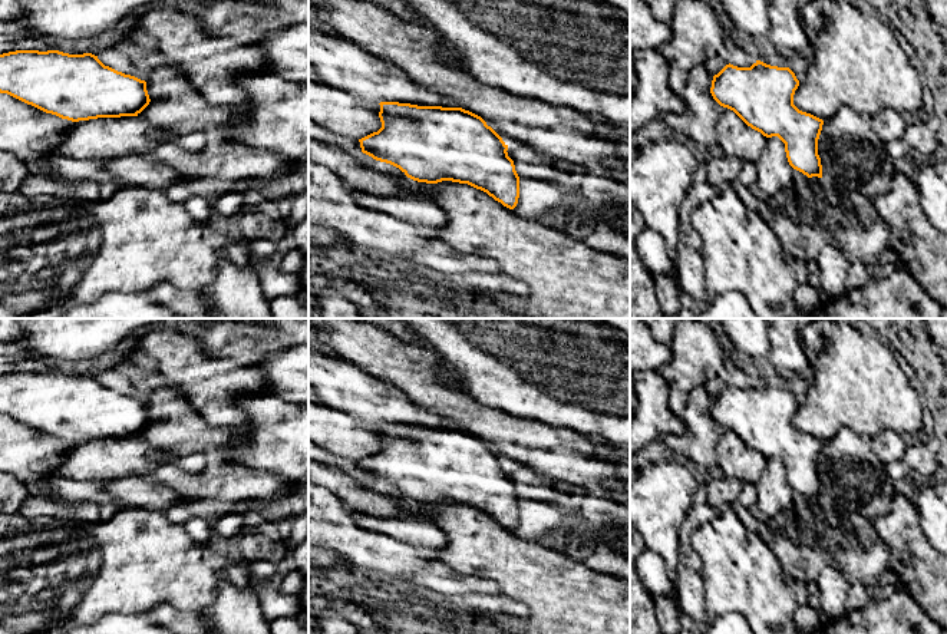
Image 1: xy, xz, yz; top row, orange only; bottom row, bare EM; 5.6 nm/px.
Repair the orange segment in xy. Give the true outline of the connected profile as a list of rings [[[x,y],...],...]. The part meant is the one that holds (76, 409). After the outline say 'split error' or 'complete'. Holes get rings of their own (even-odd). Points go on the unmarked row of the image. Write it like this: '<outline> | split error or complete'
[[[16,372],[0,376],[0,415],[72,443],[138,437],[151,423],[146,403],[105,387],[92,374]]] | complete

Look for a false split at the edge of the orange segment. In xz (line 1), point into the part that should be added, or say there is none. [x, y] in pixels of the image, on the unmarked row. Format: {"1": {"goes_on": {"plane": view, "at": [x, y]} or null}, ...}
{"1": {"goes_on": null}}

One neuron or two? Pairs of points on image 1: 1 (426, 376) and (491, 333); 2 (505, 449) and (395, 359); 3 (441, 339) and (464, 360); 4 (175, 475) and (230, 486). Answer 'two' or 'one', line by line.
1: two
2: two
3: one
4: one

